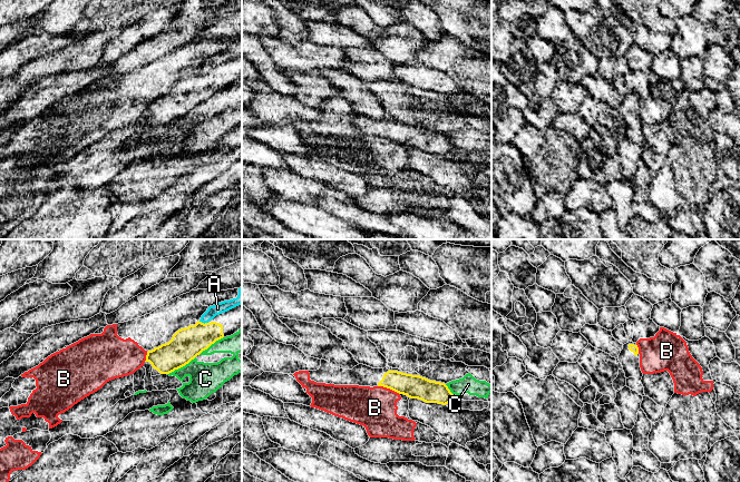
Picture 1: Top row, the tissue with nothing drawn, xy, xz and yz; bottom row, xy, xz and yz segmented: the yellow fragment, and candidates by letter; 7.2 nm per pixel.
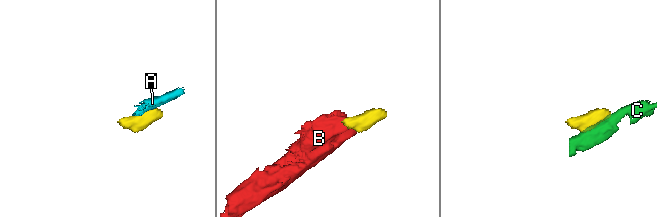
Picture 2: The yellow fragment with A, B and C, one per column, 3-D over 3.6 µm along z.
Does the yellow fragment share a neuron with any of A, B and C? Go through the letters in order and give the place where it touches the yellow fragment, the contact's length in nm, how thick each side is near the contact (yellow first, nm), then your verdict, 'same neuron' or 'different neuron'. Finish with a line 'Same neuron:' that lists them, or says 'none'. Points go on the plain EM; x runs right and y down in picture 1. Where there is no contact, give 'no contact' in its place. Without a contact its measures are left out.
A: contact xy (203, 74); length 70 nm; calibres 220 and 80 nm; different neuron
B: contact xz (389, 138); length 170 nm; calibres 180 and 300 nm; different neuron
C: contact xy (181, 117); length 240 nm; calibres 220 and 220 nm; different neuron
Same neuron: none

